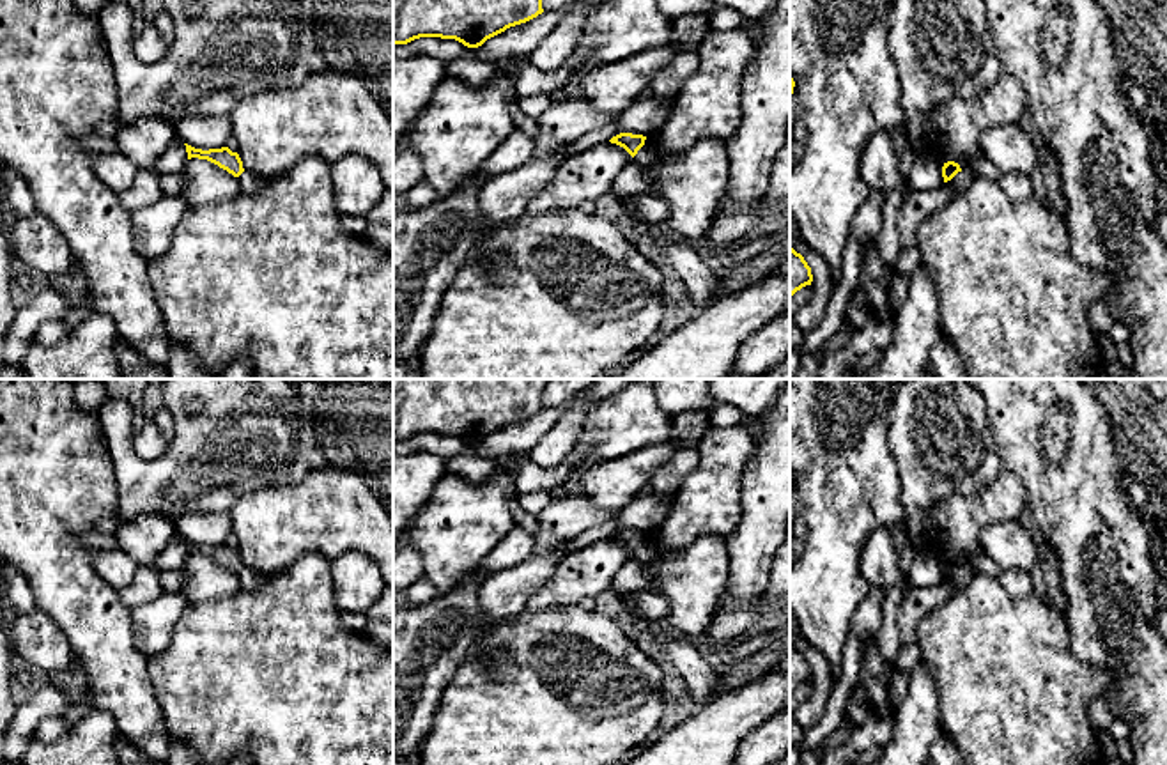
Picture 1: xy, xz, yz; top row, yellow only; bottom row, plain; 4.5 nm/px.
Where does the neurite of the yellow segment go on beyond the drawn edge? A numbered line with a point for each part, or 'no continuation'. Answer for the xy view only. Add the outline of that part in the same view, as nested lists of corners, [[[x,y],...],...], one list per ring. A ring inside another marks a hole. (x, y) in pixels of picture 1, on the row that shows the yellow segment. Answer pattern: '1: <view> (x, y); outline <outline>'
1: xy (250, 185); outline [[[246,170],[237,177],[237,182],[241,186],[241,193],[246,195],[255,195],[266,186],[264,179],[259,179]]]

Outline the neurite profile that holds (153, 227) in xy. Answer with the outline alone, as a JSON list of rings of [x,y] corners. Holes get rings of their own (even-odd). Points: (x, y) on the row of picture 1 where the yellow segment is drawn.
[[[172,195],[131,212],[135,251],[145,260],[165,255],[177,223],[189,207],[181,195]]]

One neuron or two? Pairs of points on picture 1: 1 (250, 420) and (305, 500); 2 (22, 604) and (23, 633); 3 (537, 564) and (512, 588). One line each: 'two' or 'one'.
1: two
2: two
3: one

